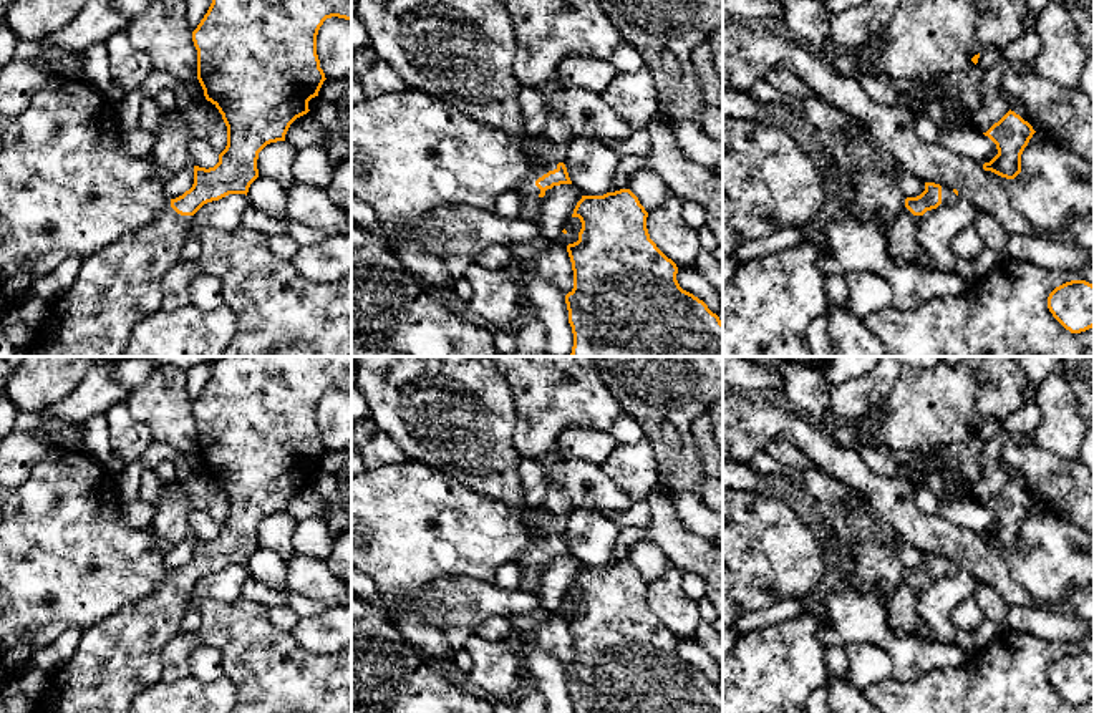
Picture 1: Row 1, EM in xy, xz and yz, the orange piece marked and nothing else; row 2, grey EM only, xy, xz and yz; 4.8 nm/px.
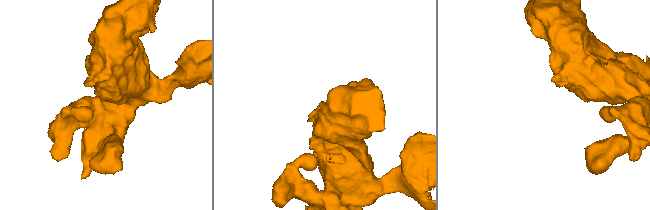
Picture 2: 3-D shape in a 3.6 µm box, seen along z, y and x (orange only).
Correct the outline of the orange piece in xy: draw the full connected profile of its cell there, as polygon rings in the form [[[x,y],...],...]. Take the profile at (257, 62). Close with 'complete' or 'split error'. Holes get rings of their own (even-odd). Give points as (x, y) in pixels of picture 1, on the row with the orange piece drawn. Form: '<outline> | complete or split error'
[[[212,0],[192,32],[197,50],[197,80],[227,126],[227,146],[214,167],[194,166],[194,184],[182,196],[157,211],[139,230],[121,237],[83,260],[73,285],[50,303],[50,313],[23,356],[123,356],[128,340],[143,320],[161,310],[161,282],[181,260],[192,216],[207,202],[229,194],[245,194],[259,177],[259,153],[270,143],[285,141],[290,124],[307,114],[308,101],[318,96],[325,73],[317,55],[317,35],[327,18],[351,20],[351,0]]] | split error

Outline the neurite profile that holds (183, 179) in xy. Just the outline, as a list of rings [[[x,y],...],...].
[[[187,164],[184,169],[177,171],[174,177],[164,182],[164,192],[169,199],[176,199],[189,191],[194,184],[194,164]]]

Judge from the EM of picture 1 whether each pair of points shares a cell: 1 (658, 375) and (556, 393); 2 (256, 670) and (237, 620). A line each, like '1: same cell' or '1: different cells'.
1: different cells
2: same cell

